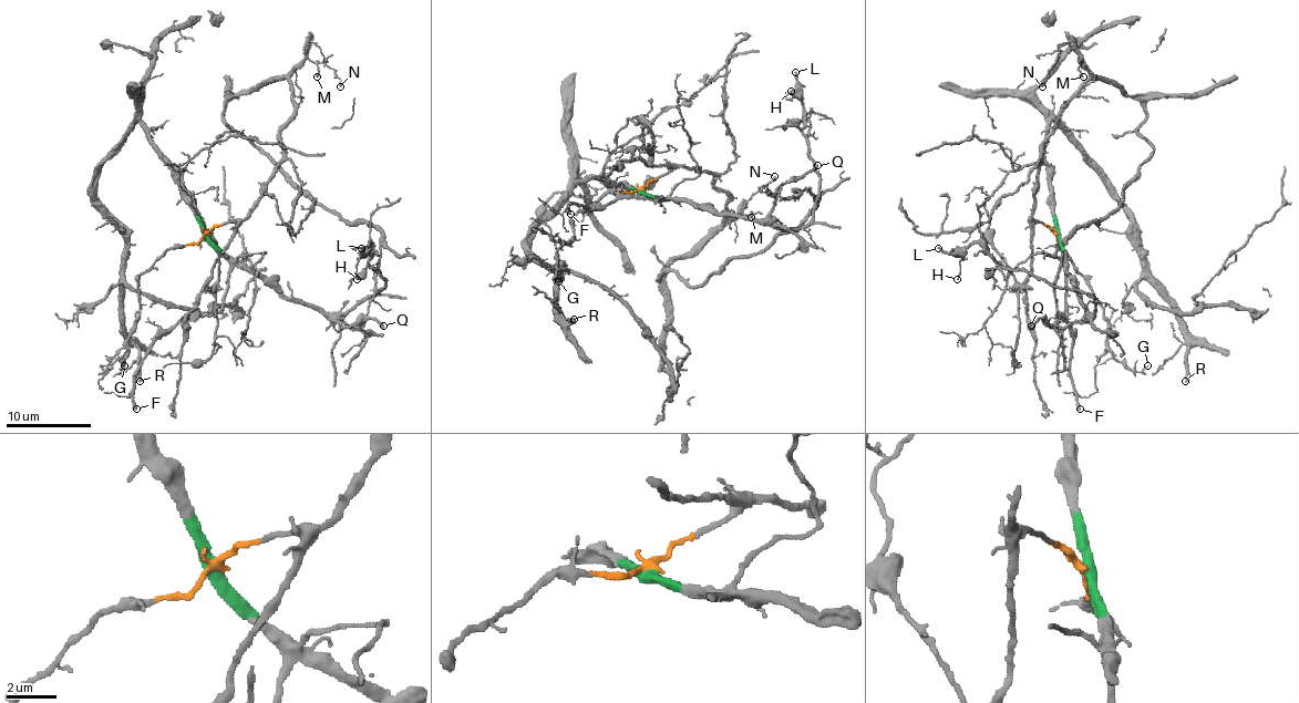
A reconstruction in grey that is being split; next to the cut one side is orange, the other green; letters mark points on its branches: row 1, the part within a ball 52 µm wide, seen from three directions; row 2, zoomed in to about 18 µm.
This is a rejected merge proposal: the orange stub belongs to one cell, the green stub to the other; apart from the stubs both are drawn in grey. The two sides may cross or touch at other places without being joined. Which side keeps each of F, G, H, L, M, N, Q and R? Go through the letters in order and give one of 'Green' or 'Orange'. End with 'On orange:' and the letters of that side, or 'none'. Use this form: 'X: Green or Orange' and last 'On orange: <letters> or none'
F: Green
G: Orange
H: Green
L: Green
M: Orange
N: Orange
Q: Green
R: Green
On orange: G, M, N

